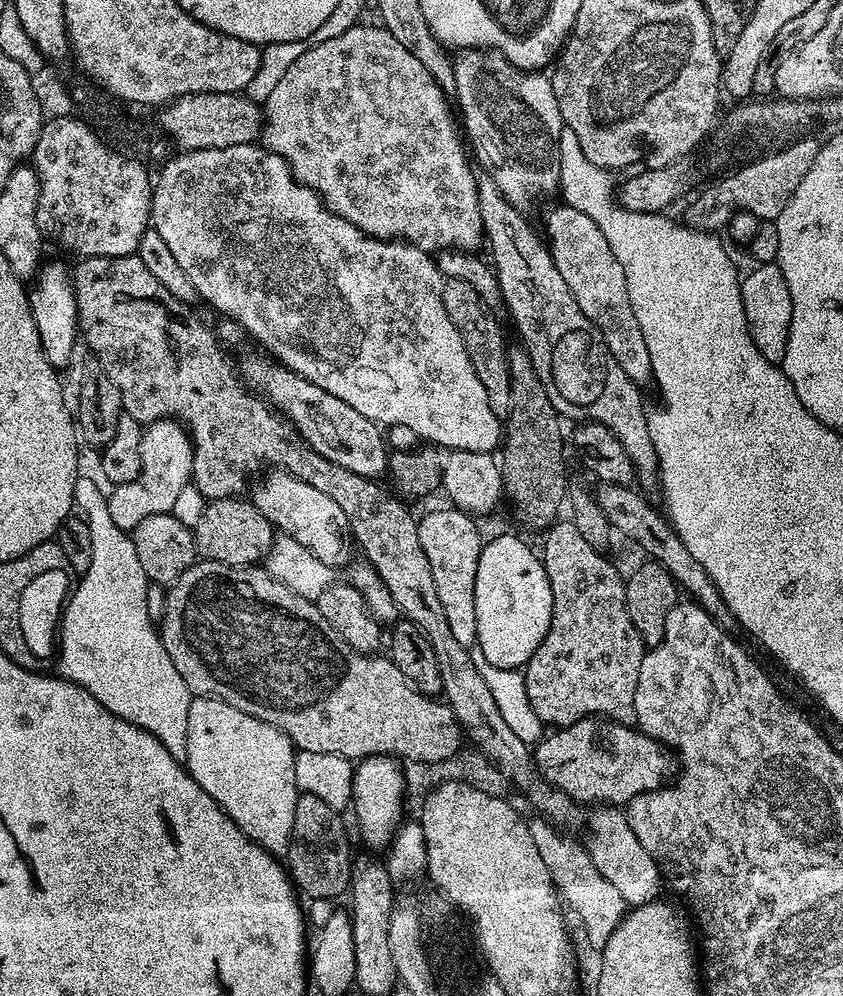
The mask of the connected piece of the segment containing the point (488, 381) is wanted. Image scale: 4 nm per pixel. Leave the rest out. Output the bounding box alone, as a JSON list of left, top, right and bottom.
[442,278,510,418]

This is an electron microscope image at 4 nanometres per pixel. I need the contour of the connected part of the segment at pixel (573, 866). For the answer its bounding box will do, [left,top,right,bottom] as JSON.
[528,818,626,950]

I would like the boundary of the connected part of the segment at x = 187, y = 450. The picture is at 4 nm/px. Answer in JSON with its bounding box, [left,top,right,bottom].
[107,419,192,530]

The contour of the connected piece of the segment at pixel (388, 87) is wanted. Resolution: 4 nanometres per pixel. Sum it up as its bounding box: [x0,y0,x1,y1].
[262,22,485,254]

